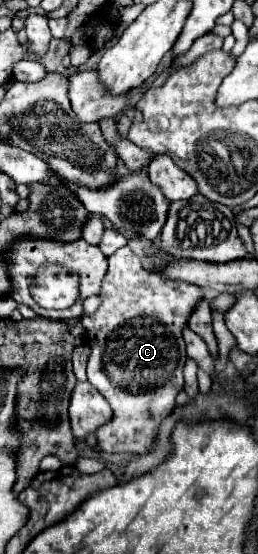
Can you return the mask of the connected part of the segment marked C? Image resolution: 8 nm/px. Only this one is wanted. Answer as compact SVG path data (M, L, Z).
M122 247L108 257L108 273L98 295L102 303L96 313L82 317L86 343L92 347L88 359L88 381L106 397L114 411L112 421L96 431L98 447L106 453L146 455L158 437L160 421L172 413L174 399L184 387L182 369L186 361L186 345L182 331L196 305L204 299L204 291L192 283L174 281L150 271L144 261L130 251L130 247Z

